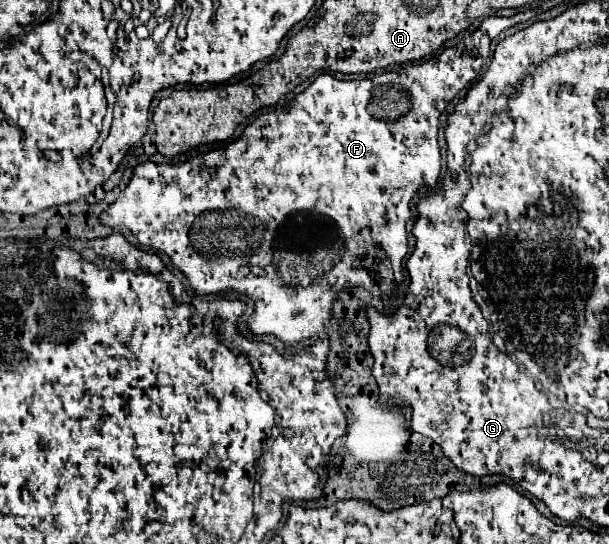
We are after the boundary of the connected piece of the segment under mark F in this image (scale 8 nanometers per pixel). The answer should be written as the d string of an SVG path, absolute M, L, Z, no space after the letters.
M486 20L480 30L467 35L464 40L460 40L460 44L444 50L434 60L428 60L424 64L412 64L412 66L406 66L406 68L400 68L400 70L382 72L382 74L376 74L376 76L370 76L370 78L336 80L330 74L320 74L302 94L298 94L294 100L290 100L284 108L272 110L272 112L266 112L266 114L258 116L250 126L246 126L242 136L238 140L230 142L226 148L220 146L220 148L210 150L206 154L188 158L186 162L180 162L180 164L152 164L152 162L146 162L146 164L136 166L130 184L116 198L116 202L110 204L106 212L102 212L100 222L104 226L110 226L110 228L126 226L138 238L138 242L142 246L154 248L154 250L160 250L160 252L168 254L170 260L174 262L174 266L180 268L184 272L184 276L190 280L190 286L194 288L196 294L218 294L218 292L224 292L224 290L236 290L236 292L246 294L248 298L252 298L254 304L256 304L256 312L248 320L252 334L274 334L284 344L294 344L294 342L300 342L302 338L310 338L310 336L314 336L314 330L322 330L322 326L330 320L330 308L332 308L332 302L334 302L334 298L340 290L346 290L349 287L362 287L374 296L380 294L380 290L376 286L376 278L366 268L366 262L360 260L360 258L348 256L348 246L346 244L352 240L352 236L360 228L370 230L370 238L372 238L374 244L378 244L384 250L384 258L390 262L396 282L402 282L402 278L404 278L402 260L404 260L408 251L406 222L410 220L410 200L414 198L414 194L420 186L435 187L440 174L441 155L440 148L438 148L440 112L450 104L450 98L456 98L456 94L462 88L466 88L468 82L472 82L478 76L478 72L489 61L492 36L498 36L502 28L504 28L504 22L494 24L492 20Z

